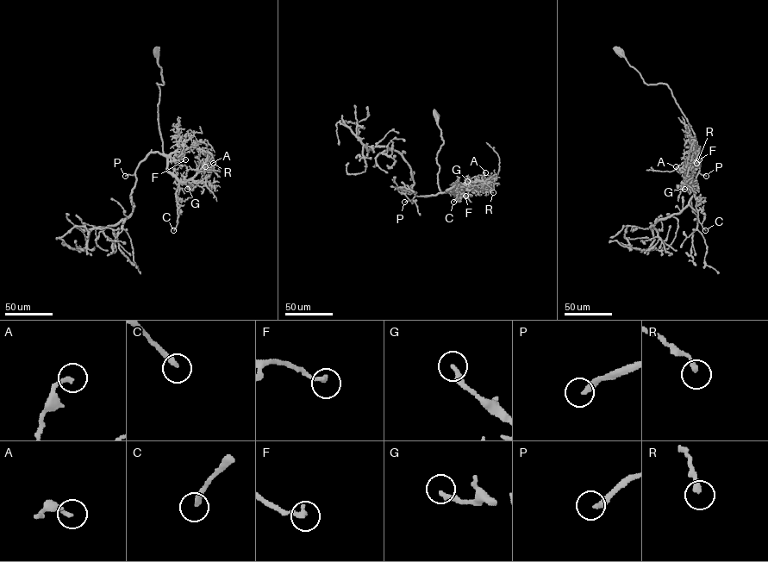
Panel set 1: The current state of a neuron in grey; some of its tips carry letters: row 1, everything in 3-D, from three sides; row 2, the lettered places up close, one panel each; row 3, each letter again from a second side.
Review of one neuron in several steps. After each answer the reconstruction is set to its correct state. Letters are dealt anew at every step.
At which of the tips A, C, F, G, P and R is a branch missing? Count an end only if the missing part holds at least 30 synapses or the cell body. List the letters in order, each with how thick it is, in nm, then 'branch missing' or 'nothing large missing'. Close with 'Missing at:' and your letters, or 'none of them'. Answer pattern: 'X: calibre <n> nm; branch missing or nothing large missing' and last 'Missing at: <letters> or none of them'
A: calibre 200 nm; nothing large missing
C: calibre 280 nm; nothing large missing
F: calibre 240 nm; nothing large missing
G: calibre 240 nm; nothing large missing
P: calibre 280 nm; branch missing
R: calibre 240 nm; nothing large missing
Missing at: P

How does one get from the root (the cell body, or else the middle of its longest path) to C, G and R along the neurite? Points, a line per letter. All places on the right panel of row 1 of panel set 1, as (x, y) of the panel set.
C: (619, 51), (645, 83), (667, 85), (694, 134), (696, 153), (689, 182), (699, 221), (705, 230)
G: (619, 51), (645, 83), (667, 85), (694, 134), (696, 146), (696, 163), (689, 178), (689, 189), (684, 189)
R: (619, 51), (645, 83), (665, 83), (671, 90), (696, 140), (689, 181), (685, 167), (692, 159), (696, 163)

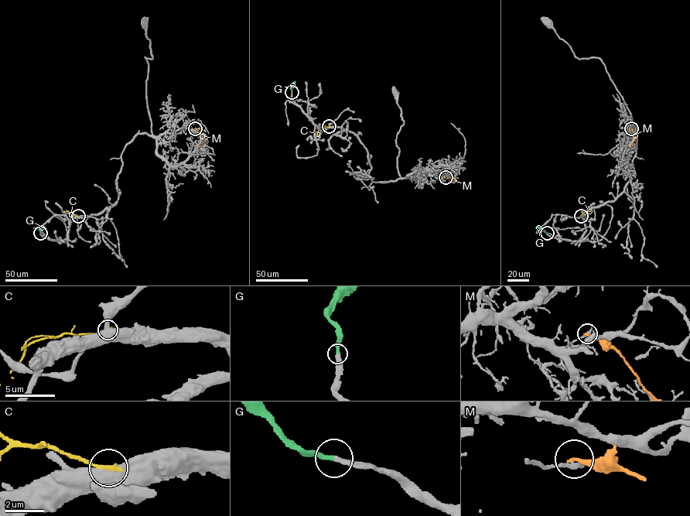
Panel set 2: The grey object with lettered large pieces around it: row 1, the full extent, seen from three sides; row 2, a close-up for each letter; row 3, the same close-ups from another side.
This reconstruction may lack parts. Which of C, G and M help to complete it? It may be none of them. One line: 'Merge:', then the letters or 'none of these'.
Merge: none of these

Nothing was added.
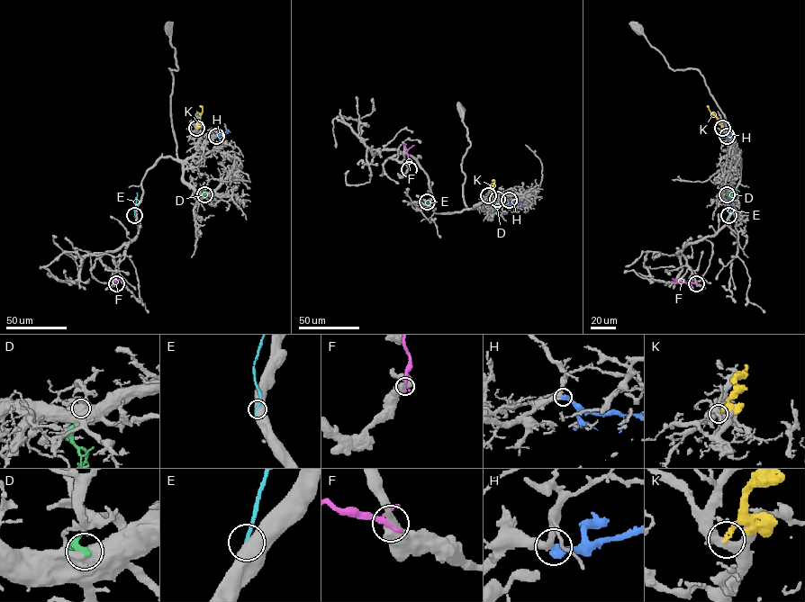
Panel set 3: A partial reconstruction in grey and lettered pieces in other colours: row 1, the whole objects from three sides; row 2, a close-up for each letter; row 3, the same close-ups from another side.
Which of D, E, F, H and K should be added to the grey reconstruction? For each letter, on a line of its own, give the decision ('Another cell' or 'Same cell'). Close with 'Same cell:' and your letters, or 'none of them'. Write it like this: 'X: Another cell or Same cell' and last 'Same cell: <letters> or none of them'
D: Another cell
E: Another cell
F: Another cell
H: Same cell
K: Another cell
Same cell: H

